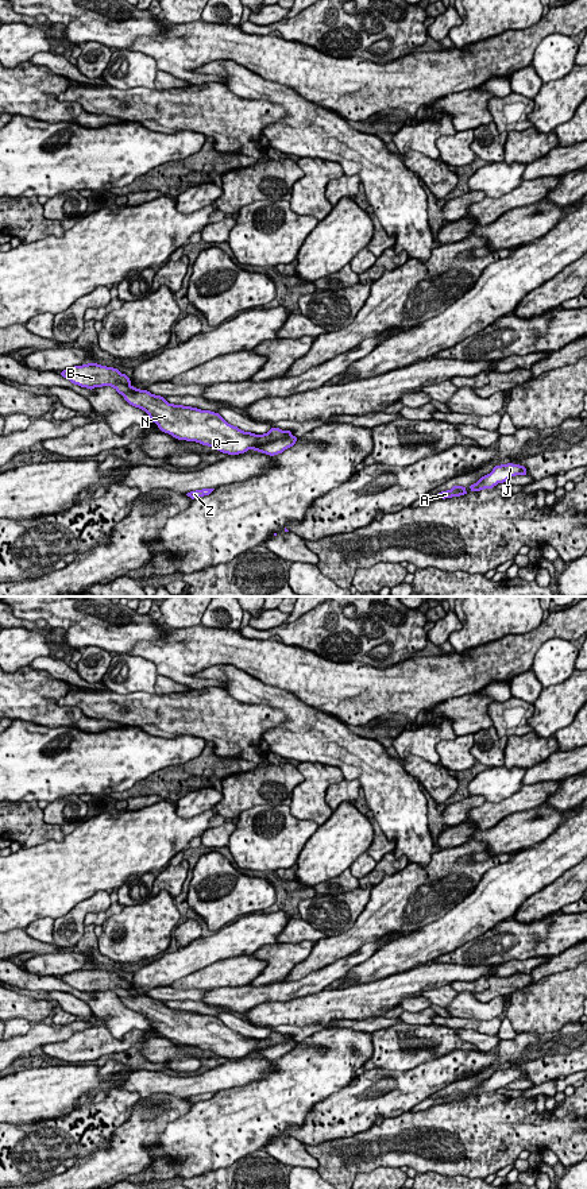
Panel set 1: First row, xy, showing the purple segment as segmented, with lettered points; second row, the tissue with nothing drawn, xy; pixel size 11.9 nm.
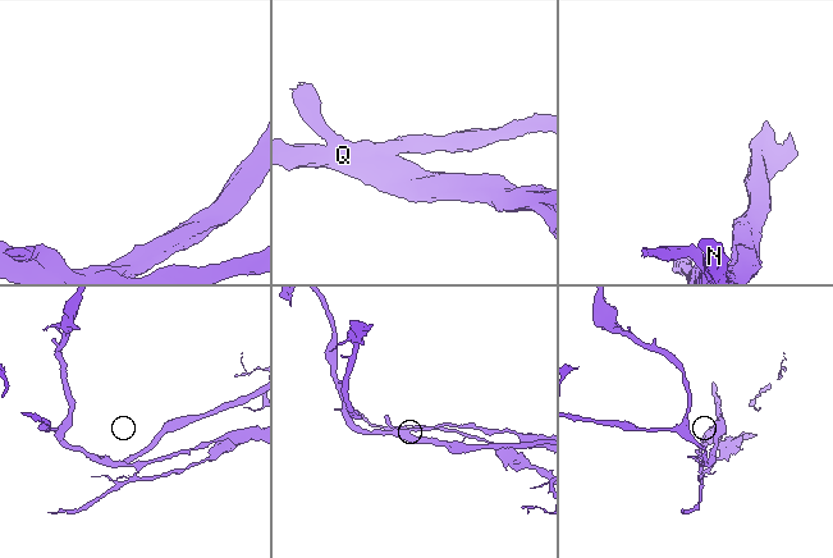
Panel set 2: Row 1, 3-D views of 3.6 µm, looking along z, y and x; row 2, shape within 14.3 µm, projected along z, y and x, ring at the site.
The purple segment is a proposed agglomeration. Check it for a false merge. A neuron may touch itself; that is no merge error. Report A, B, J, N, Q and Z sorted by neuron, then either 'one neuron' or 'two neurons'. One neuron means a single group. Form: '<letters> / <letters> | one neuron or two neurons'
A B J N Q Z | one neuron

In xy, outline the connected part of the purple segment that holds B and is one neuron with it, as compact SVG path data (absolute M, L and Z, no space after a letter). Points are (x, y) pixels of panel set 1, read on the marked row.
M88 363L63 370L61 375L90 390L111 386L130 405L144 410L162 432L178 440L213 447L223 453L239 455L254 449L274 456L297 441L290 431L271 428L267 433L255 435L228 424L219 413L169 404L161 395L134 387L130 378L113 367Z

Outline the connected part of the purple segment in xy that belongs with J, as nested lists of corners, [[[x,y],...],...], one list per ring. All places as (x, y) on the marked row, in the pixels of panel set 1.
[[[513,463],[495,466],[490,474],[482,476],[476,483],[471,485],[470,489],[471,491],[493,489],[498,483],[503,483],[515,475],[526,475],[526,468]]]

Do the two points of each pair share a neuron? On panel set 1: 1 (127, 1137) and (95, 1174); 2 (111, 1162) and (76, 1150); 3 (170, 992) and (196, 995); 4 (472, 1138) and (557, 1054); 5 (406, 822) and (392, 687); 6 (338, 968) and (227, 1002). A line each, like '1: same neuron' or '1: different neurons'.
1: same neuron
2: different neurons
3: same neuron
4: different neurons
5: different neurons
6: same neuron

